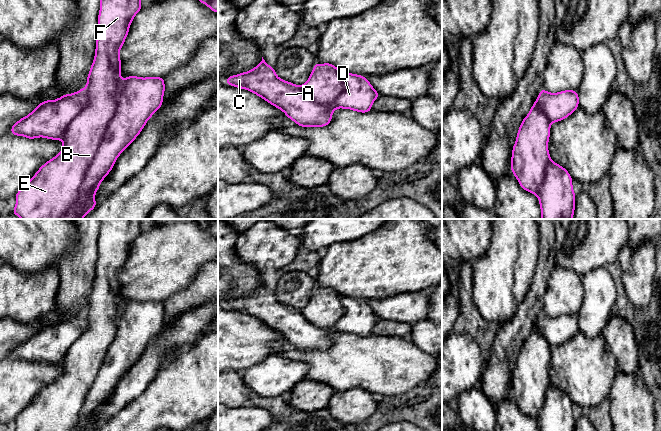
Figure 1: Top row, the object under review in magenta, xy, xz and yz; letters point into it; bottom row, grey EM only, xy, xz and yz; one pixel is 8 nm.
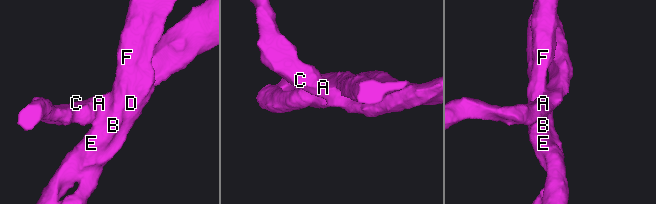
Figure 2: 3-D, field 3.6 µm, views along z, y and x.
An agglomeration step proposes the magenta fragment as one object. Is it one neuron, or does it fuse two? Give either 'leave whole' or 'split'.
split

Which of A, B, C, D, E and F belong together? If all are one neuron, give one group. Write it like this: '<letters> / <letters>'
A C / B D E F

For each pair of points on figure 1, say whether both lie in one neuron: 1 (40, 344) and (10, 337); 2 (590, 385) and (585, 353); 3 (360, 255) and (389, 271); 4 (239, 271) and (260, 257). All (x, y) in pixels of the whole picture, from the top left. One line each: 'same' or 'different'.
1: different
2: same
3: same
4: different

